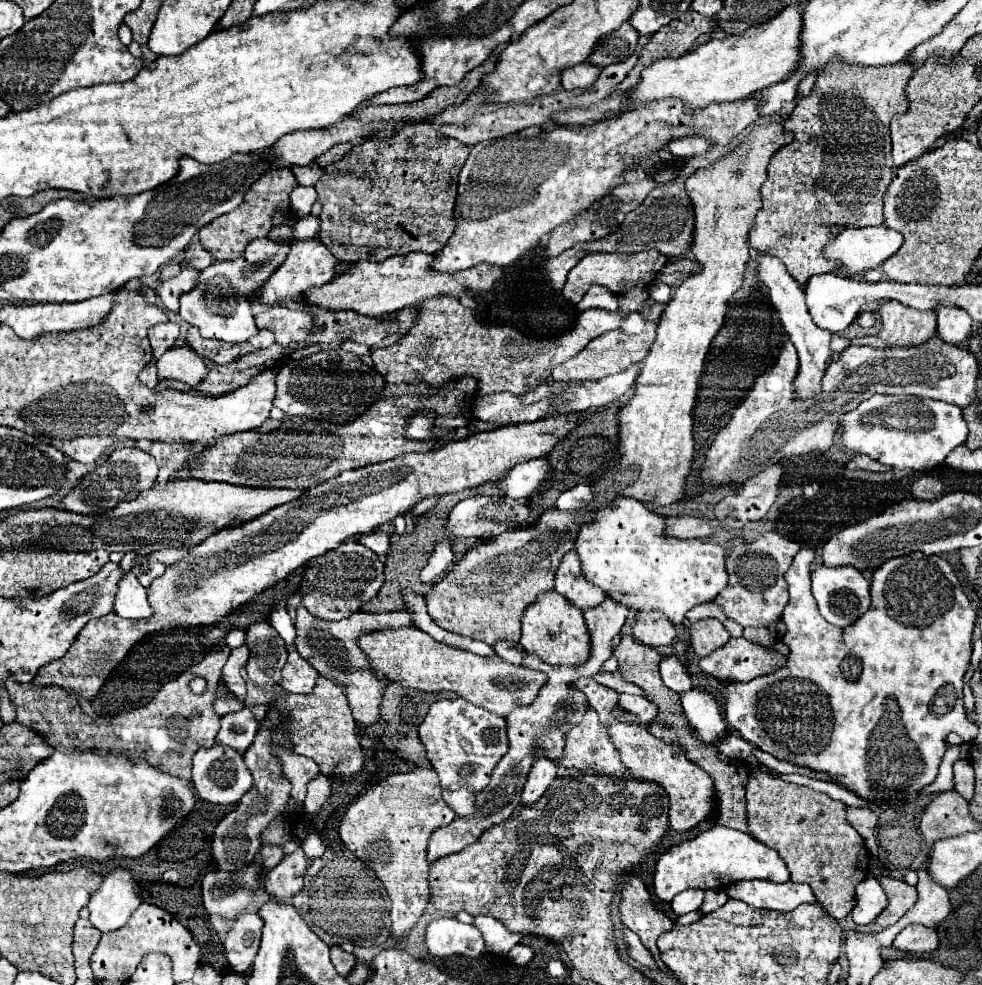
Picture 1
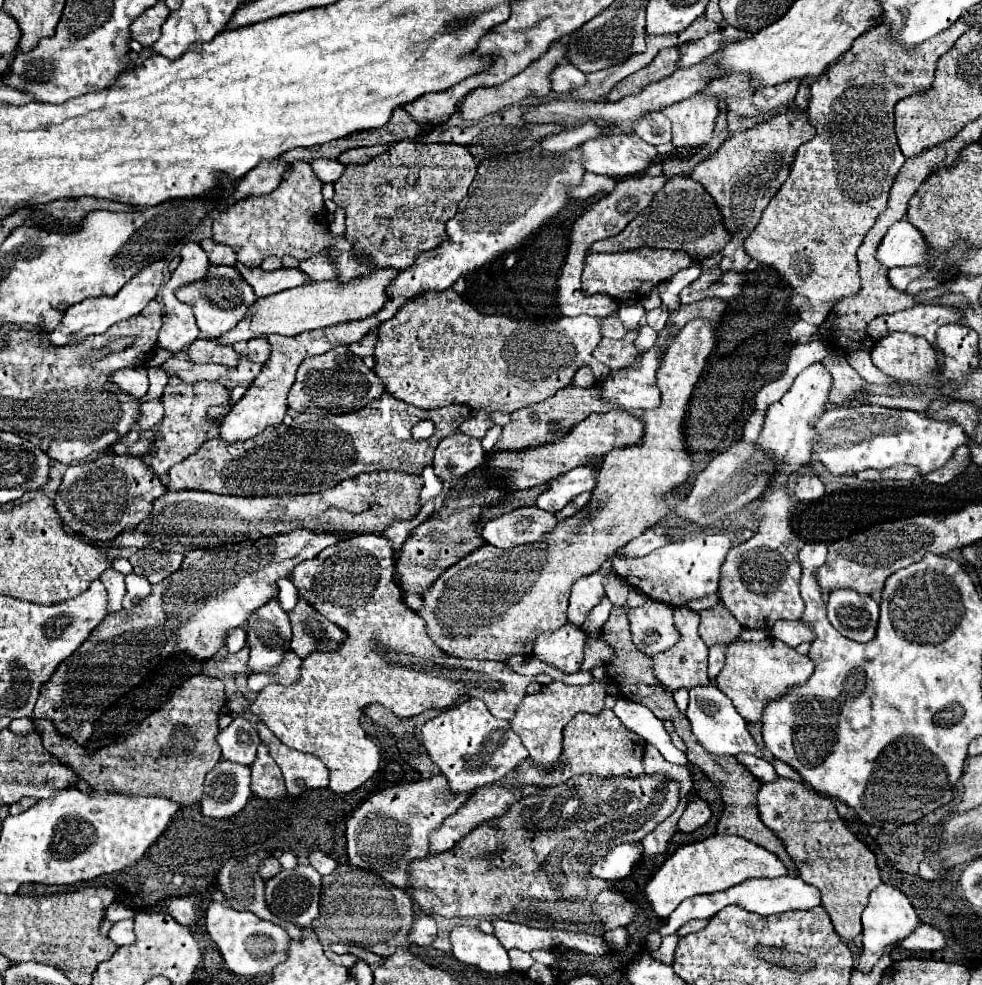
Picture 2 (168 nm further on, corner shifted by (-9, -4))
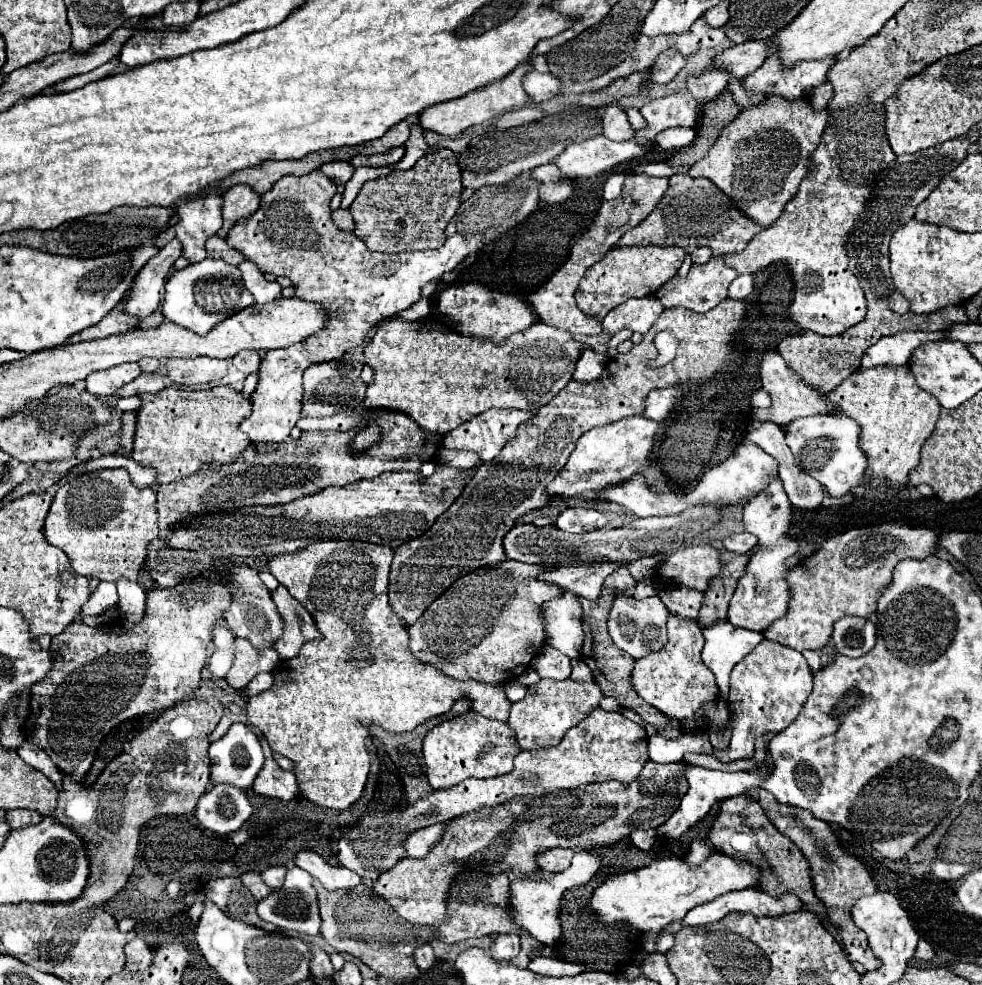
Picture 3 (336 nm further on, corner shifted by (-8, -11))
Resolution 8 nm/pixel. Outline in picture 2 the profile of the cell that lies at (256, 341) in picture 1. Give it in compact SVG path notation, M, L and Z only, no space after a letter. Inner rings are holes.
M254 338L254 342L248 342L248 344L246 344L244 356L246 356L250 362L264 364L266 358L270 356L270 344L266 342L266 338Z

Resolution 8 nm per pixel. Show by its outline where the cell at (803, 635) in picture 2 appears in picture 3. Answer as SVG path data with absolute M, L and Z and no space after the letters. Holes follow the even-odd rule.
M883 523L875 527L851 529L831 537L809 559L799 561L789 573L791 587L789 613L763 631L765 639L777 641L795 651L821 649L829 643L833 623L843 615L869 617L875 611L881 589L891 585L893 569L903 559L923 559L933 555L939 533L929 527L909 527L905 523Z

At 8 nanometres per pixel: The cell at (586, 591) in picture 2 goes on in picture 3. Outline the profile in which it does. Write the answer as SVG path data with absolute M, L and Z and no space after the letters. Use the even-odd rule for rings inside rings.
M563 593L561 599L543 605L547 643L571 659L581 657L583 645L583 609L575 593Z

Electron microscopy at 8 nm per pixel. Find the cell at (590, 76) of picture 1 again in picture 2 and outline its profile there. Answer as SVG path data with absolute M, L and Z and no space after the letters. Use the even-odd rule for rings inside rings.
M558 64L552 72L550 72L550 82L552 82L552 90L562 94L562 92L570 92L576 86L582 86L582 82L586 82L584 78L586 74L582 74L578 68L570 66L570 64Z

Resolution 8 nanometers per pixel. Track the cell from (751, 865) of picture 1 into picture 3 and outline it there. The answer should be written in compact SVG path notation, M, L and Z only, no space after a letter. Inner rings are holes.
M713 851L701 865L689 865L685 859L677 857L657 859L649 867L611 875L603 885L599 885L593 891L591 911L605 925L621 921L641 931L659 933L669 923L683 919L689 909L709 903L723 893L755 887L759 885L759 879L761 879L759 867L719 851Z

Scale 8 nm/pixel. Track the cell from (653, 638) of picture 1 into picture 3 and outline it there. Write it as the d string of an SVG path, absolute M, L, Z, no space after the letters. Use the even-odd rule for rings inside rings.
M655 579L641 581L635 585L635 593L633 593L633 597L641 601L635 601L629 595L617 595L613 609L609 613L609 635L613 637L615 645L625 653L629 653L633 659L641 659L641 657L647 657L649 653L657 653L657 649L663 649L667 641L669 611L665 609L665 603L659 601L657 593L659 593L659 581Z

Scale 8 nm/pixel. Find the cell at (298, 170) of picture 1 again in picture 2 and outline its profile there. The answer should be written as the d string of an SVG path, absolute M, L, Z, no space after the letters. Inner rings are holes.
M318 158L312 162L312 168L322 182L336 182L344 174L344 164L340 164L338 160Z

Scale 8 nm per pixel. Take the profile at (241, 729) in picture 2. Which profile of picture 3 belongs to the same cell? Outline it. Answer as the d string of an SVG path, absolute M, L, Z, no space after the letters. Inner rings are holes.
M233 723L223 739L213 741L209 745L209 757L211 757L211 781L213 783L231 783L231 785L237 785L239 789L247 789L253 785L253 781L265 761L257 735L245 723Z

